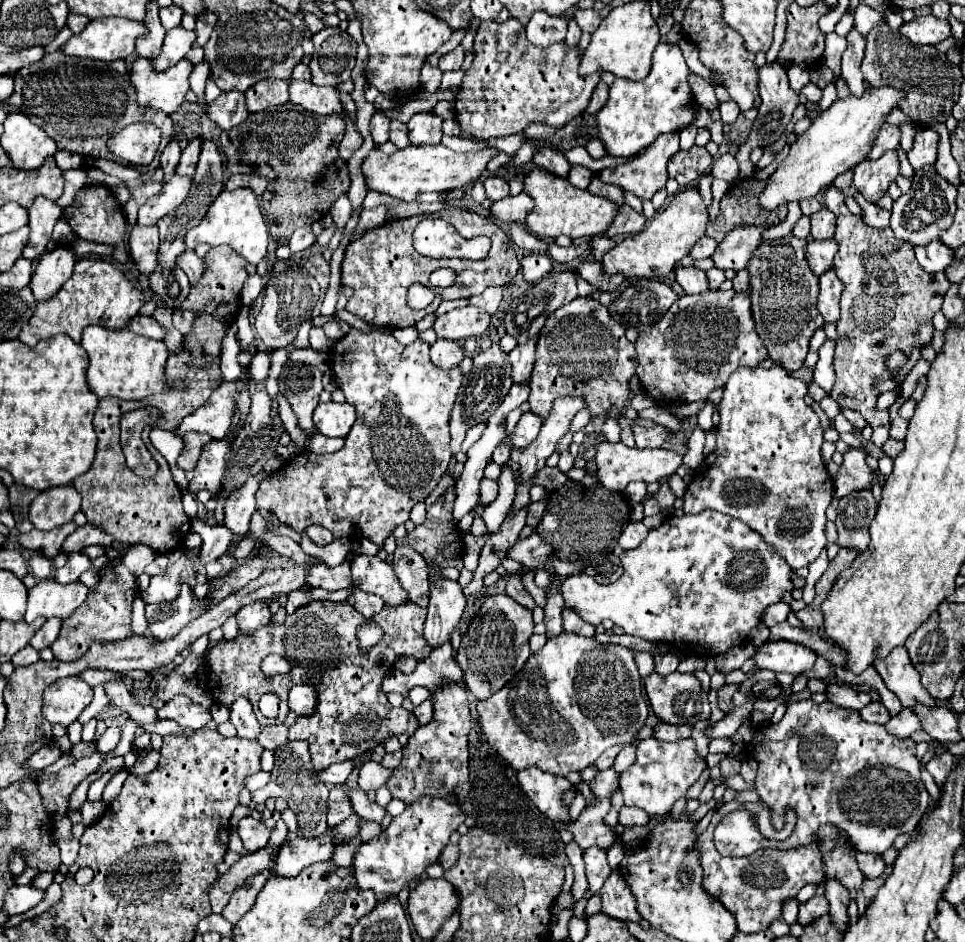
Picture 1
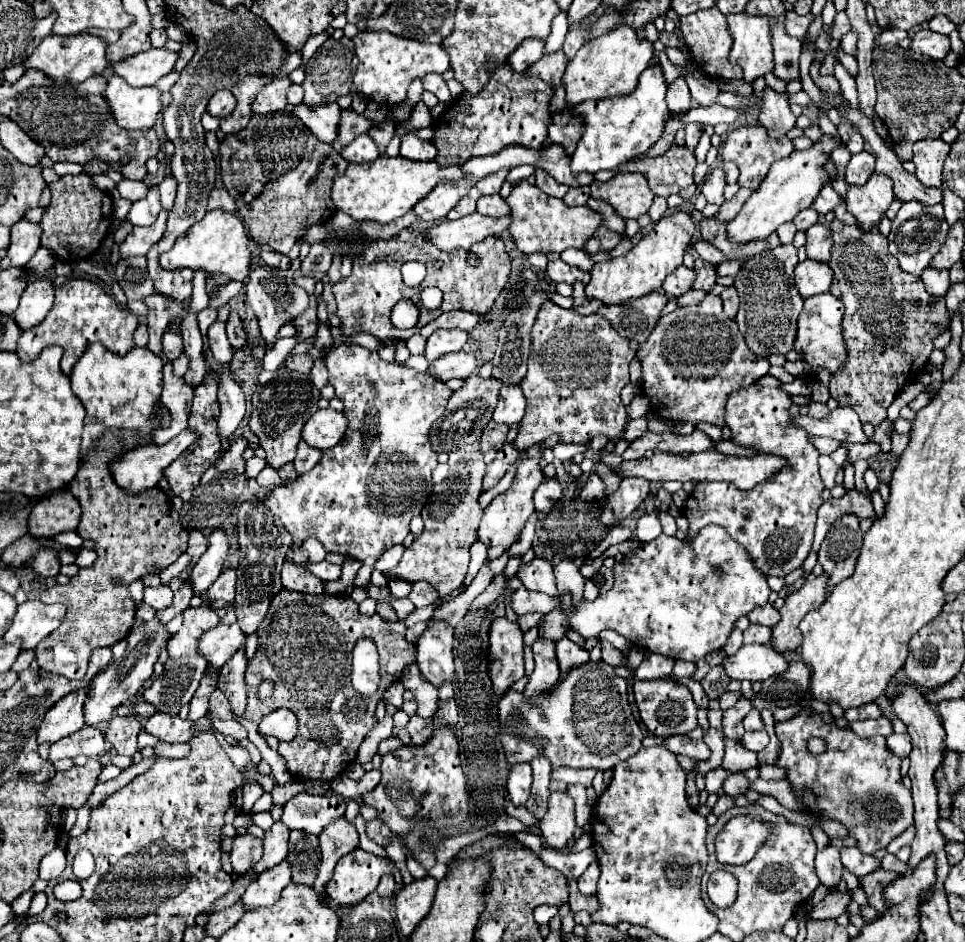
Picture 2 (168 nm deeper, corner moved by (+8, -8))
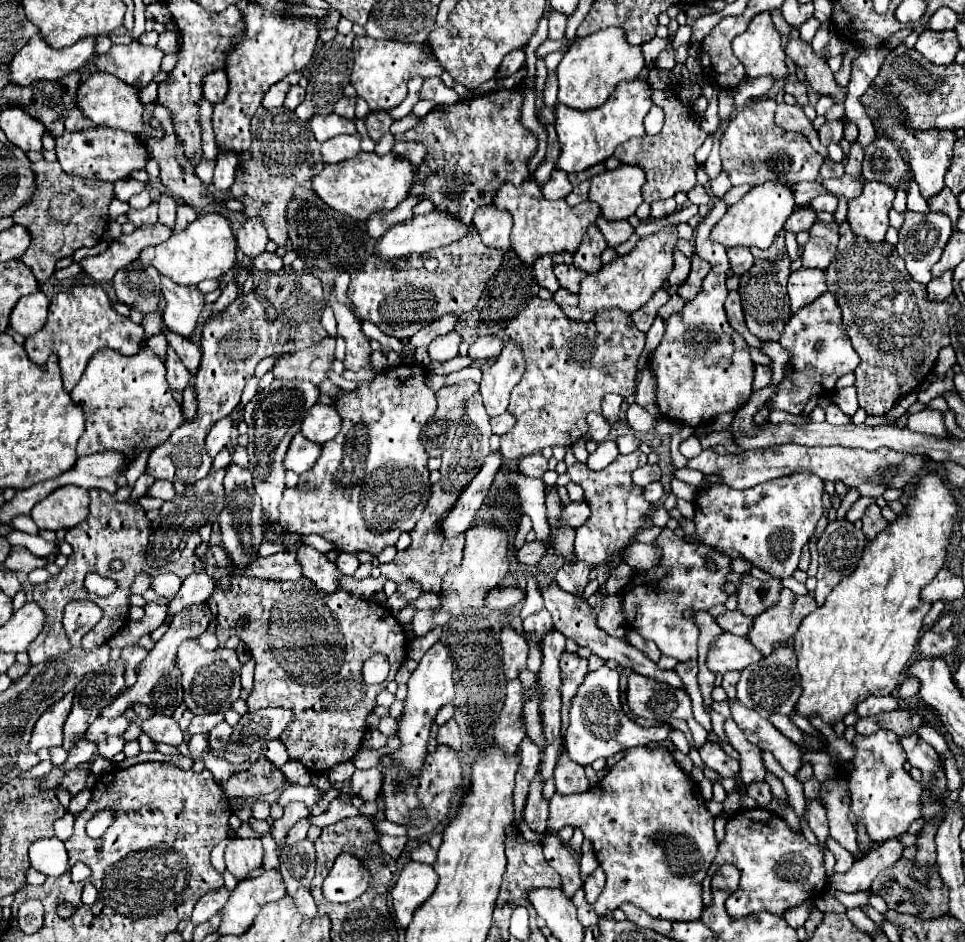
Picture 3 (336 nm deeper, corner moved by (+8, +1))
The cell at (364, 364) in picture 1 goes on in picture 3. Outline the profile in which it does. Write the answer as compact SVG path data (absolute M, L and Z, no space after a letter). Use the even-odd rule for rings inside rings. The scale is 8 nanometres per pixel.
M334 286L329 294L328 303L333 309L337 320L337 334L339 334L341 338L345 338L345 344L347 344L347 352L345 352L345 360L343 360L345 370L355 370L355 372L357 372L357 370L367 368L367 370L373 372L375 376L373 376L371 382L359 382L359 384L357 384L357 390L353 390L353 392L349 392L349 394L343 394L343 396L337 400L335 408L337 408L337 412L341 414L343 428L341 428L341 432L339 432L333 440L329 440L329 442L323 444L323 450L321 450L319 460L315 462L315 466L313 466L311 470L307 470L305 474L299 476L299 484L297 484L295 488L285 488L285 490L283 490L283 500L281 500L281 504L279 504L279 522L281 522L281 526L285 528L285 532L295 532L295 534L303 534L303 536L319 534L319 536L323 536L325 540L329 540L331 544L335 544L341 552L361 552L361 550L365 550L365 552L369 552L369 554L379 554L385 546L395 544L403 532L411 532L411 530L413 530L413 526L417 524L417 520L421 518L421 514L423 514L423 510L425 510L425 502L429 500L429 486L431 486L431 482L429 482L429 468L427 468L429 454L427 454L427 450L425 450L423 444L421 444L421 428L423 428L425 422L435 414L435 410L437 410L437 398L435 398L435 392L433 392L433 390L427 386L427 382L425 382L425 380L427 380L427 374L429 374L427 368L421 368L421 366L417 366L417 364L399 364L399 366L395 366L395 368L387 368L387 370L383 370L383 372L377 372L377 370L373 368L373 364L371 364L371 348L369 348L367 336L361 332L361 322L353 316L353 312L351 312L347 306L343 306L343 304L337 300Z

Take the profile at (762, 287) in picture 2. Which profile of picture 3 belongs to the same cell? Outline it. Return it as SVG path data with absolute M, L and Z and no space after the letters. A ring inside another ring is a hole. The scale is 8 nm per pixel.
M789 254L779 256L775 262L763 262L759 264L759 258L755 260L755 266L741 274L739 280L739 294L741 304L745 312L745 322L751 334L755 334L761 342L779 342L779 336L783 332L783 326L787 324L791 316L789 308L789 294L787 294L787 278L791 274L791 258Z

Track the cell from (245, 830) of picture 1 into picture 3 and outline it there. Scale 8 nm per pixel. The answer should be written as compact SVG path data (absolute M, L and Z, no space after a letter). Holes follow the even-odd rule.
M233 838L225 848L225 864L227 870L243 880L263 862L263 846L259 838Z

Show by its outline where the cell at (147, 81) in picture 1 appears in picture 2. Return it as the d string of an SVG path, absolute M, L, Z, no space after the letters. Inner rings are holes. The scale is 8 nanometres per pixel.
M111 77L103 91L117 125L123 129L149 129L155 125L163 105L155 87L133 89L121 77Z

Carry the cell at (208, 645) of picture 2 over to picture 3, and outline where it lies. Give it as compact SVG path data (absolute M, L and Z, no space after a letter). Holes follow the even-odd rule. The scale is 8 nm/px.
M195 638L185 640L179 646L177 666L183 674L183 700L193 714L209 714L209 712L227 712L231 704L241 696L241 682L239 682L239 660L235 650L215 650L203 652Z

